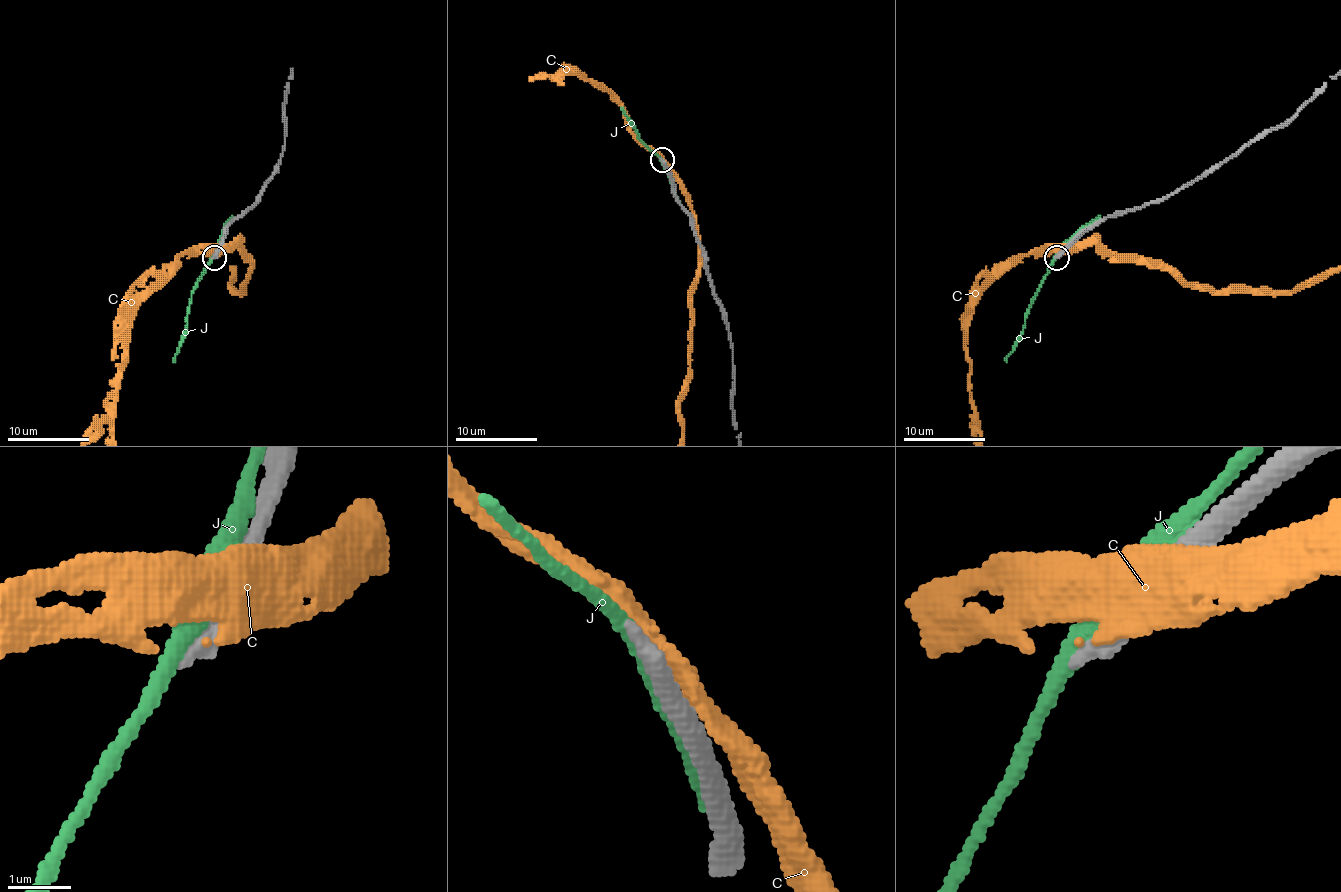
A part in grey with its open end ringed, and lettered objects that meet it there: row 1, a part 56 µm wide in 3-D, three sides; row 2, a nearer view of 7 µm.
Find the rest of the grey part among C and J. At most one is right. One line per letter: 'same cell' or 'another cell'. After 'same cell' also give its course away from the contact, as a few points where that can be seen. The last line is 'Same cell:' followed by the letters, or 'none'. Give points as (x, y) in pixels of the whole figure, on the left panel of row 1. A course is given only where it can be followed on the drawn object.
C: another cell
J: another cell
Same cell: none

